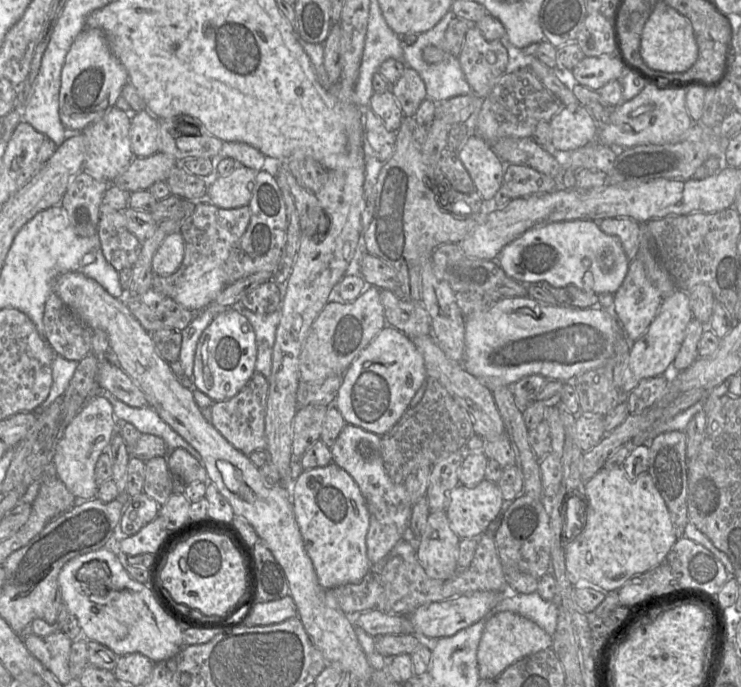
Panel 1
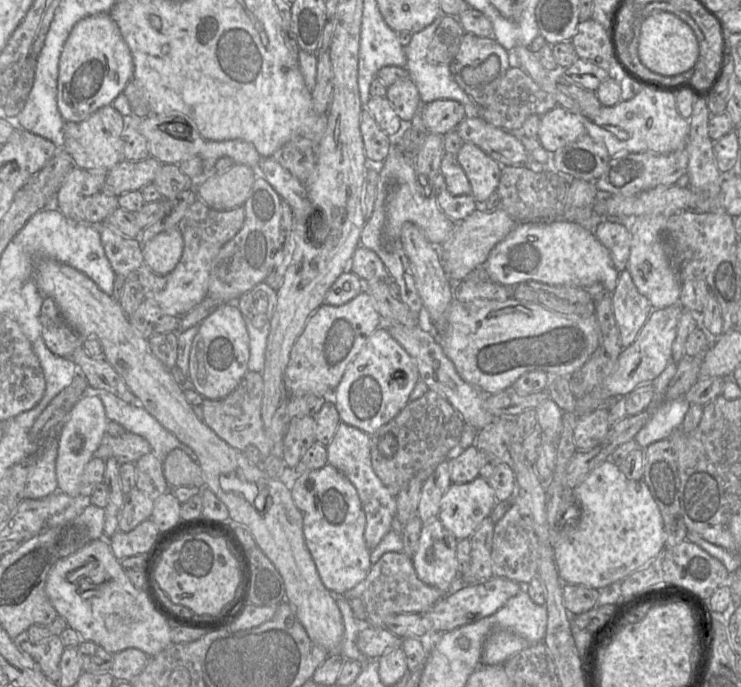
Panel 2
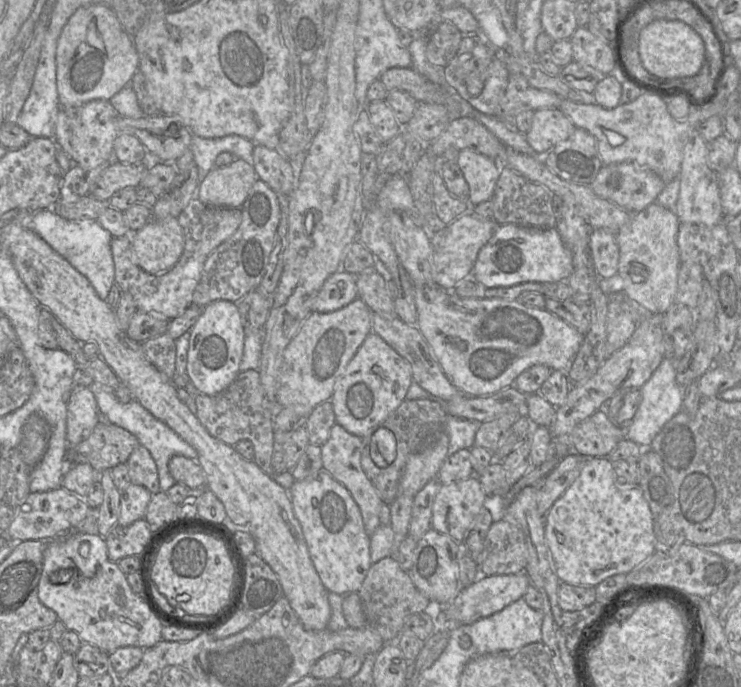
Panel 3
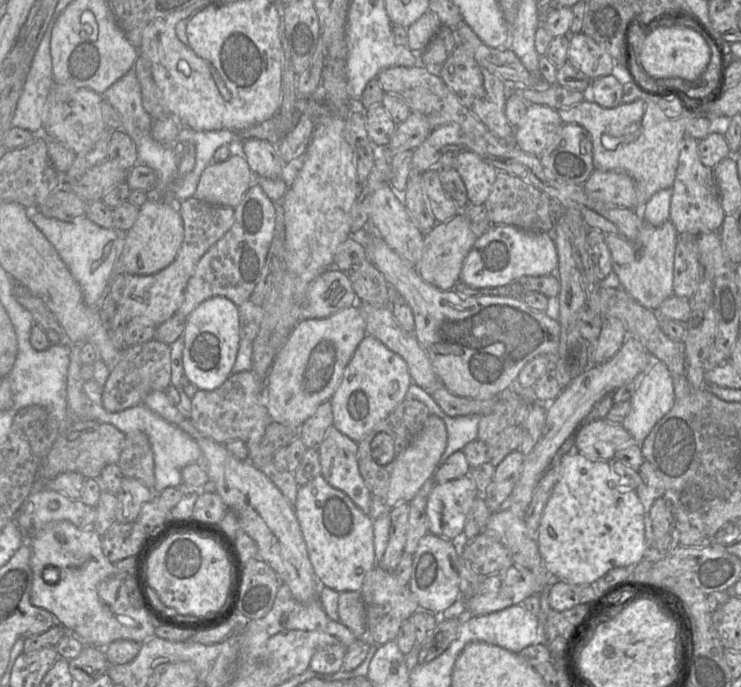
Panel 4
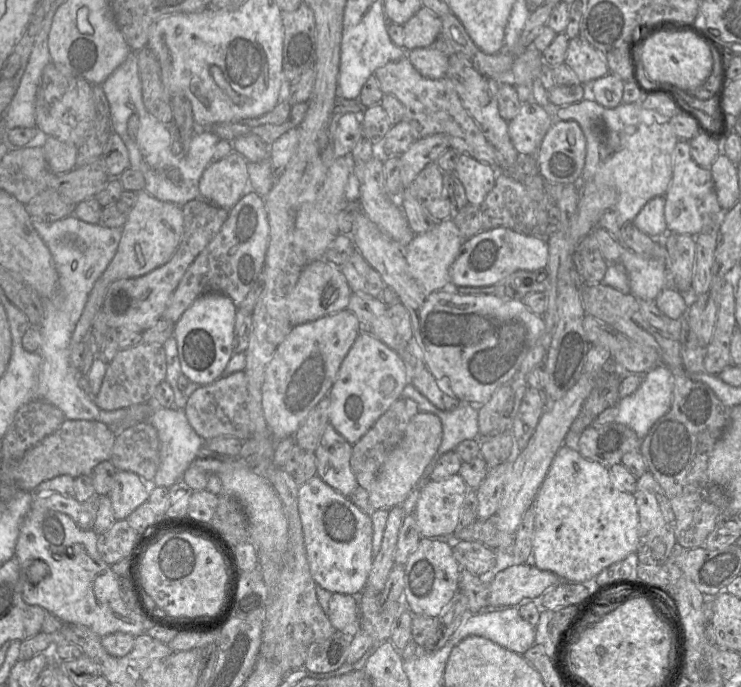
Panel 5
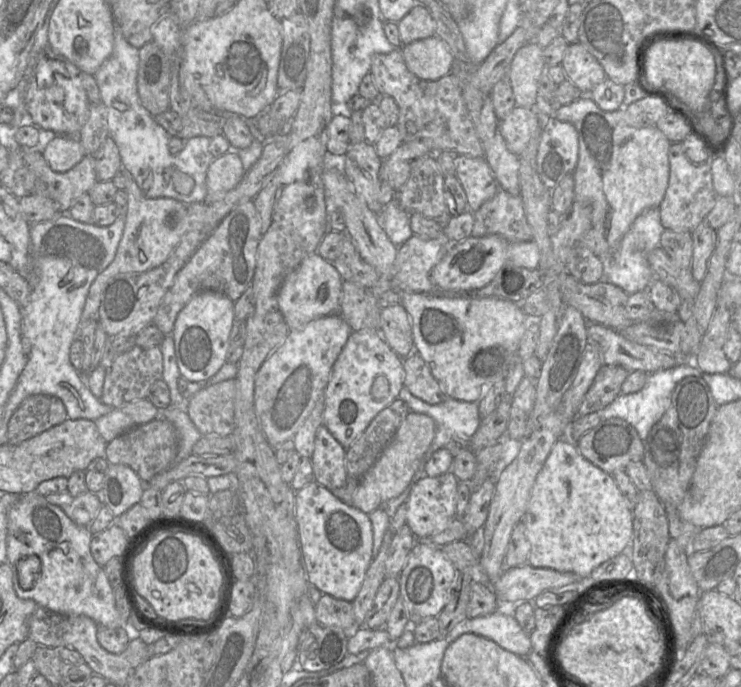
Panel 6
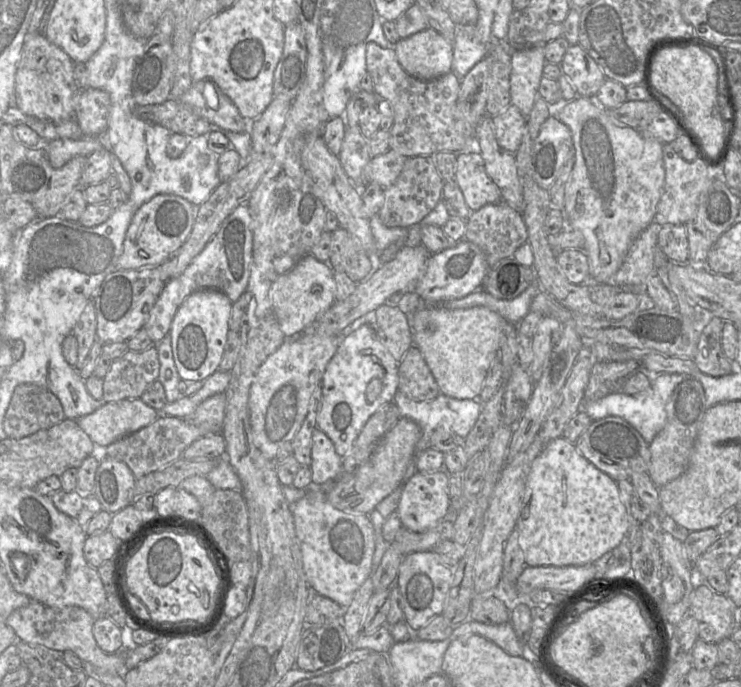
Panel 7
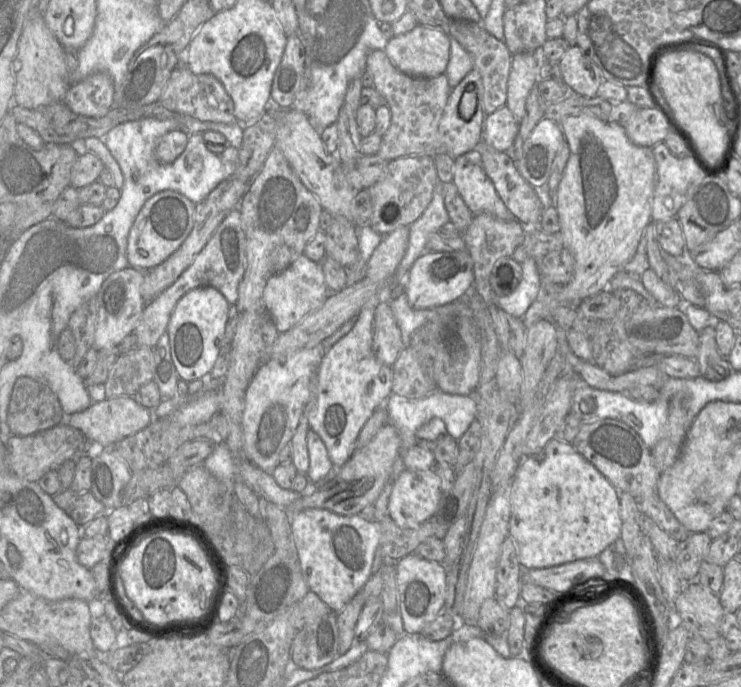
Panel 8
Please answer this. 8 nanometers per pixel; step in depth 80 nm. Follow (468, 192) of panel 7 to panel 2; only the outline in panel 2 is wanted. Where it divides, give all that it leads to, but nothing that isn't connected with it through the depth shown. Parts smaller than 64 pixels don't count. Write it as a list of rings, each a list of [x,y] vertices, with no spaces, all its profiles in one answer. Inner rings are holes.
[[[465,142],[457,160],[471,185],[471,195],[480,204],[486,202],[499,185],[502,166],[476,145]]]

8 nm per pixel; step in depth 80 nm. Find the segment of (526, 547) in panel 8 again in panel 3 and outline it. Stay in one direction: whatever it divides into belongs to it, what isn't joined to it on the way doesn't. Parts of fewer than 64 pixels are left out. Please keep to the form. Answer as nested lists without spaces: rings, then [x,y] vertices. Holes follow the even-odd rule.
[[[608,457],[586,458],[579,476],[544,516],[545,539],[560,582],[596,587],[608,577],[627,574],[655,553],[653,516],[639,486],[621,486]]]

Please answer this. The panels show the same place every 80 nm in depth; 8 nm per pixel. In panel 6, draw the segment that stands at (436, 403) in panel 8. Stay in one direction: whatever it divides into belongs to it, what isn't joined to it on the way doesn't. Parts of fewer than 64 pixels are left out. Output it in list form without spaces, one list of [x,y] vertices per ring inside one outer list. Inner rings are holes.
[[[405,386],[400,390],[399,398],[407,403],[411,412],[427,414],[436,423],[435,437],[425,454],[425,459],[444,448],[453,436],[470,439],[480,425],[481,417],[477,402],[448,398],[439,404],[428,404],[414,396]]]

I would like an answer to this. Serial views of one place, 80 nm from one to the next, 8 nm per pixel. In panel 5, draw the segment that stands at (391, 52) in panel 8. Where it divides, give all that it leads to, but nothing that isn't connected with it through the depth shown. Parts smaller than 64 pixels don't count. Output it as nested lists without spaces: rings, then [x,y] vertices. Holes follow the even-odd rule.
[[[434,45],[407,51],[406,57],[422,76],[430,79],[446,77],[449,55]]]

